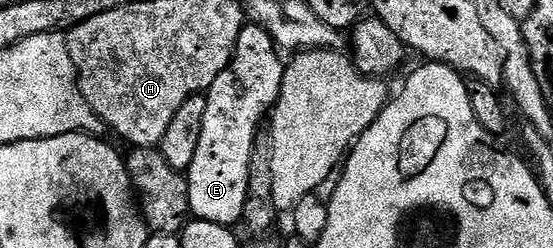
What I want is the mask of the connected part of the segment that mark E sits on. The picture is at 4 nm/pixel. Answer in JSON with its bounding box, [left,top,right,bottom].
[187,23,285,226]

